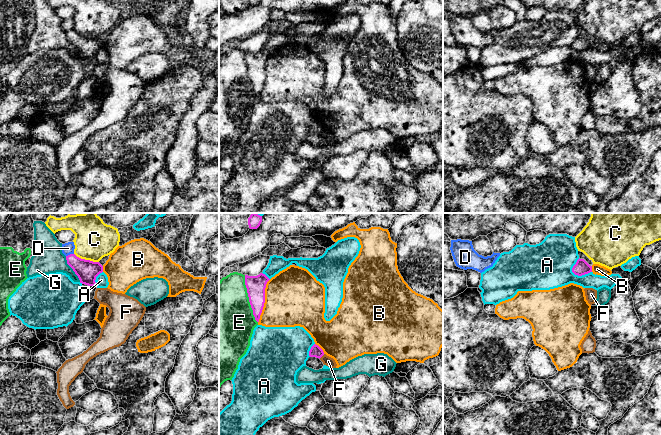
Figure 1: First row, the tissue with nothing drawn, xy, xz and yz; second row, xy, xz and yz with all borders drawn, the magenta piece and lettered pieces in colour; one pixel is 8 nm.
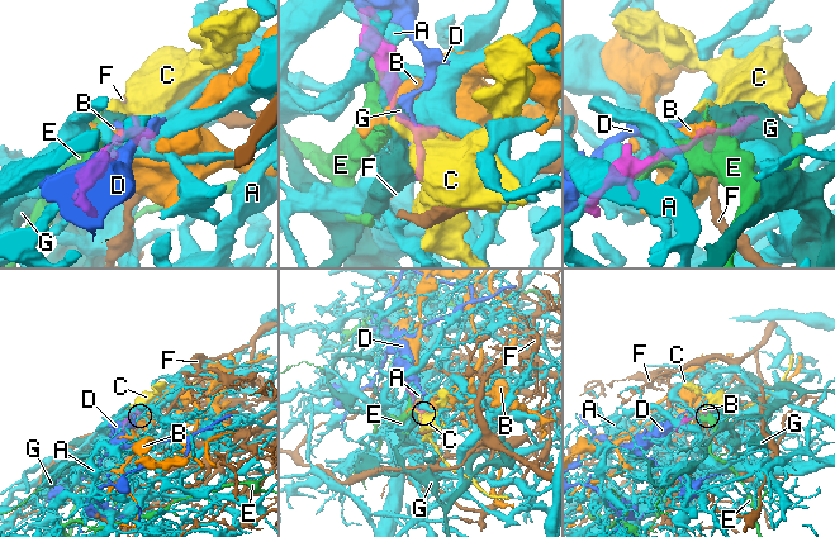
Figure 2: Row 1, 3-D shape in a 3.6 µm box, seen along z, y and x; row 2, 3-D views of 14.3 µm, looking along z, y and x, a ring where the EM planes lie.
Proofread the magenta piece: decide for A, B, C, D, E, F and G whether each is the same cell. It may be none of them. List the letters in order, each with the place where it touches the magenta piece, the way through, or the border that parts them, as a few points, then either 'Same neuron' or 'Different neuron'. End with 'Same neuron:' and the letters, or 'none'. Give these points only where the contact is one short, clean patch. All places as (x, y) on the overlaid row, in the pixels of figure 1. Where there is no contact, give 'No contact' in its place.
A: Touches magenta at yz (580, 275). Different neuron
B: Touches magenta at xz (264, 301). Different neuron
C: Touches magenta at xy (86, 260). Different neuron
D: Touches magenta at xy (70, 254). Different neuron
E: Touches magenta at xz (249, 299). Different neuron
F: Touches magenta at xz (321, 356). Boundary: xz (324, 354), (319, 358). Different neuron
G: Touches magenta at xy (72, 268). Different neuron
Same neuron: none

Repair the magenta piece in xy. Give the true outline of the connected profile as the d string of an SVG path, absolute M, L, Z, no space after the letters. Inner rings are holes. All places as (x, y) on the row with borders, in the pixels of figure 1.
M75 254L66 256L66 260L67 264L78 276L80 283L97 287L96 277L103 272L103 266L99 262L81 259Z

